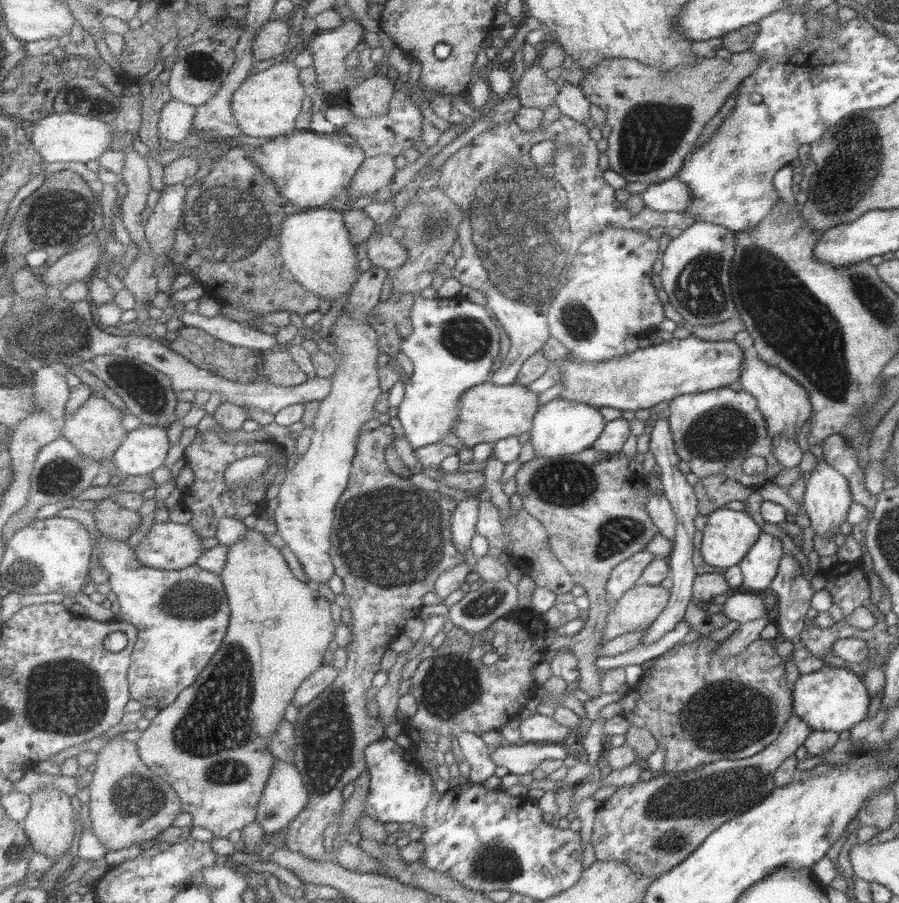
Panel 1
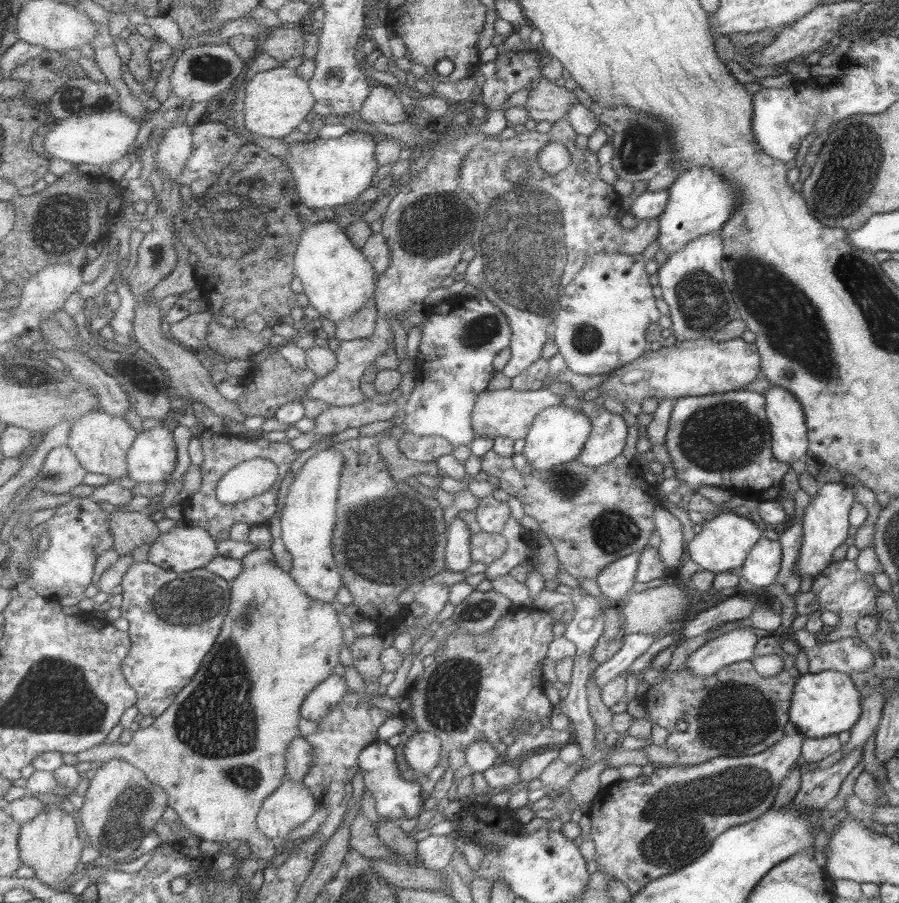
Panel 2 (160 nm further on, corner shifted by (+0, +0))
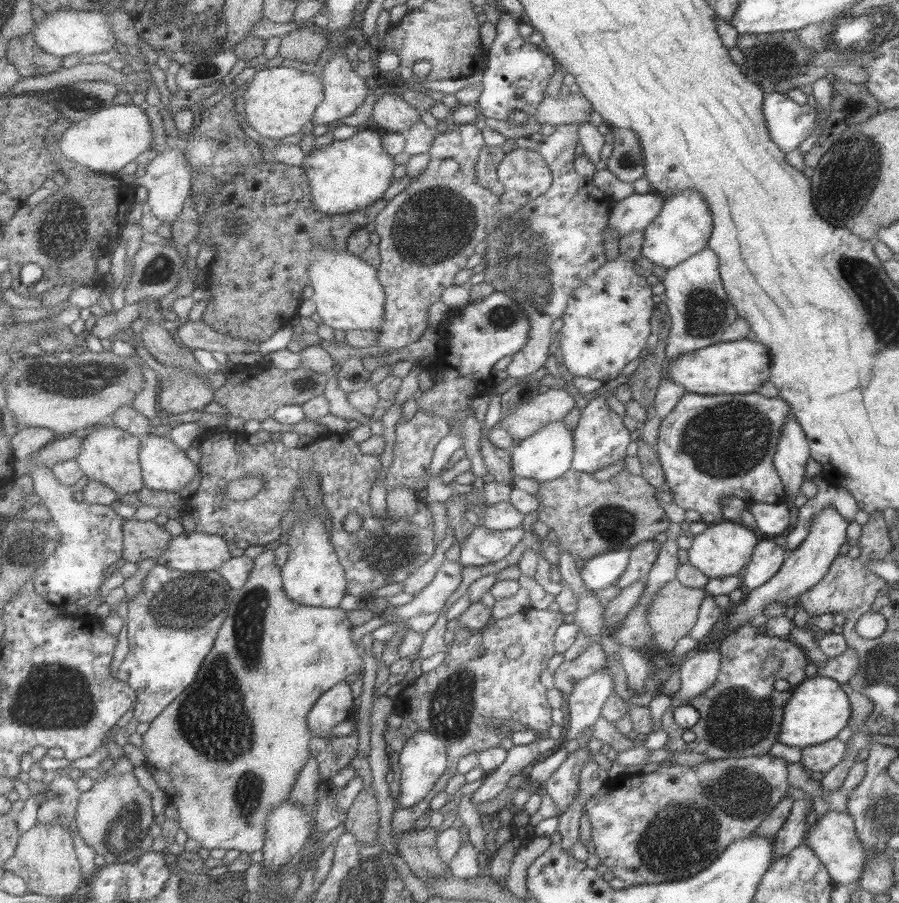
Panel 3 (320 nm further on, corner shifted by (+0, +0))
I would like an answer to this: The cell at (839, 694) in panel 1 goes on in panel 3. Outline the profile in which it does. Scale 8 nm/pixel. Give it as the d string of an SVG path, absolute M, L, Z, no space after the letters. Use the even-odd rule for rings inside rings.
M821 676L805 678L793 690L791 698L783 708L783 718L776 742L799 749L822 744L831 738L836 738L838 732L847 725L850 713L847 696L837 681Z

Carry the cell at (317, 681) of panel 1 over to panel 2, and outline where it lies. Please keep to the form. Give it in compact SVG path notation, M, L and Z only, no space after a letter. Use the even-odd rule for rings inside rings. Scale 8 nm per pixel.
M333 675L325 683L321 683L307 697L301 708L301 716L307 720L321 723L341 701L347 697L350 688L344 677Z

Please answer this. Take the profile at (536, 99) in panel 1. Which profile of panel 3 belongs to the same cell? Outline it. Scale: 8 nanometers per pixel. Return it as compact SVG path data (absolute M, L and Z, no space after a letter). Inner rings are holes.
M580 92L567 95L559 93L557 96L546 96L534 117L541 124L577 125L588 122L591 110L591 103Z

